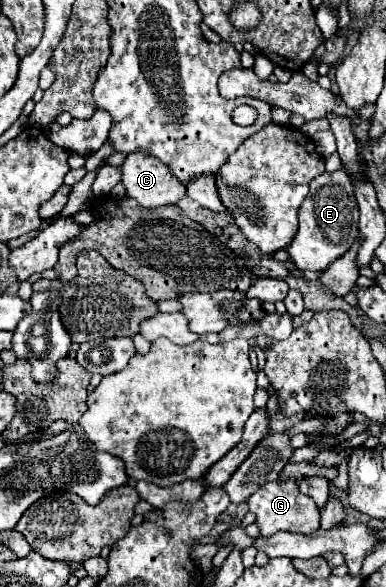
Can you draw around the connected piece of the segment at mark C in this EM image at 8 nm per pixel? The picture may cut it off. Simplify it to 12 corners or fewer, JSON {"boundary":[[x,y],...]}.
{"boundary":[[158,158],[122,164],[128,196],[144,208],[176,204],[186,186]]}

